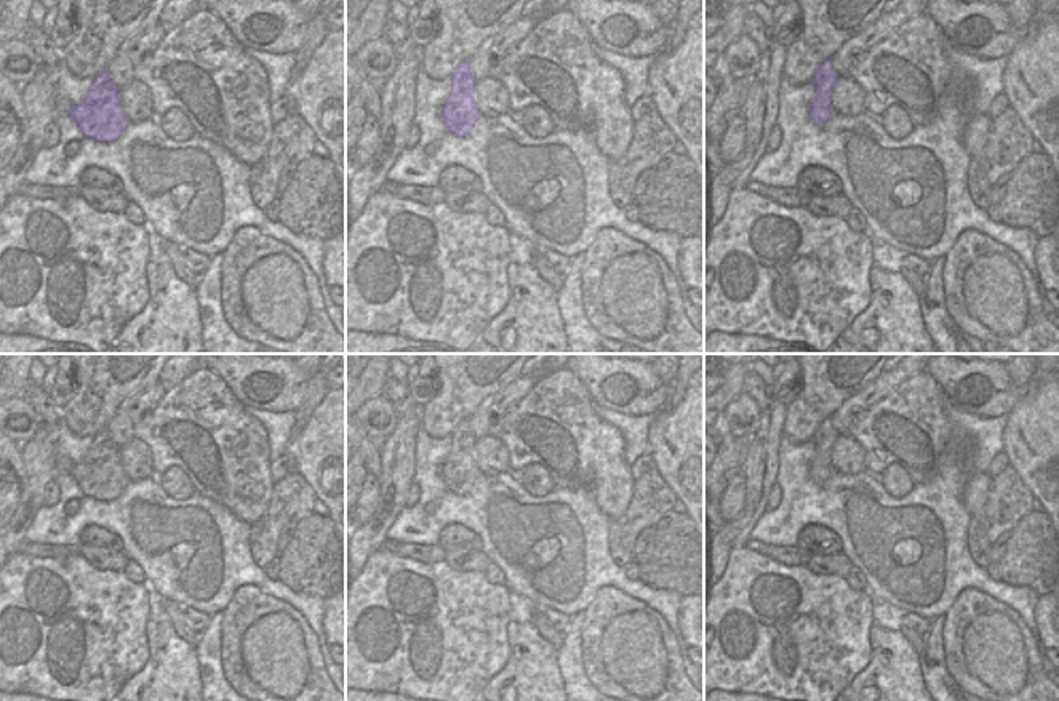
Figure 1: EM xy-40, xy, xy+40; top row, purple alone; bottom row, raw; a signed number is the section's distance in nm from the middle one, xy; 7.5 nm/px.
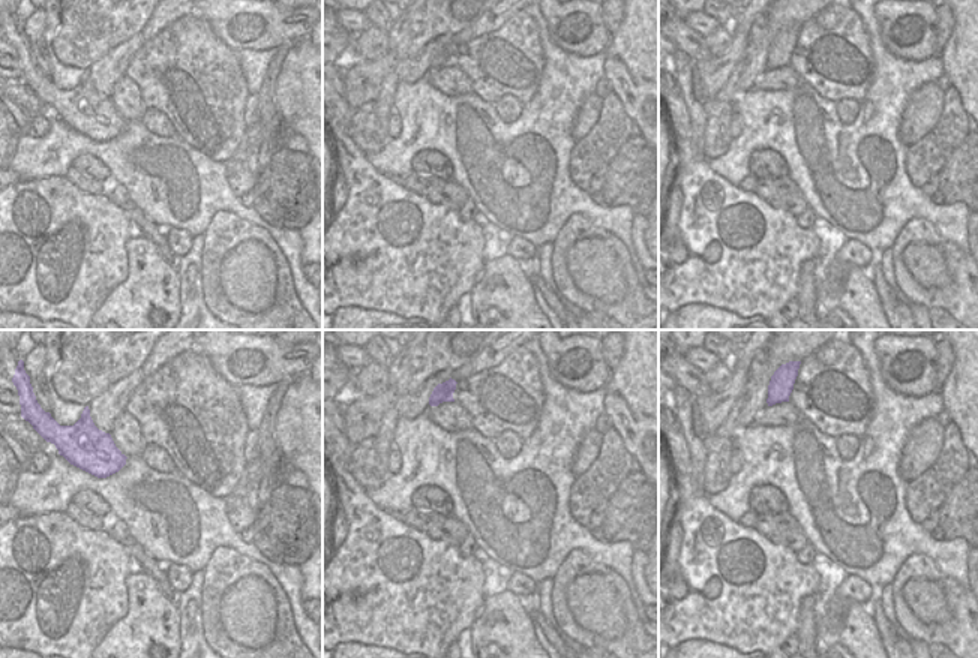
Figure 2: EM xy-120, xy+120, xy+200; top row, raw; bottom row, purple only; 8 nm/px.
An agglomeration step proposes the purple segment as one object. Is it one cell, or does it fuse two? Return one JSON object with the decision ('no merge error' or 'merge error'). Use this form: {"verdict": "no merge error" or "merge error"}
{"verdict": "merge error"}

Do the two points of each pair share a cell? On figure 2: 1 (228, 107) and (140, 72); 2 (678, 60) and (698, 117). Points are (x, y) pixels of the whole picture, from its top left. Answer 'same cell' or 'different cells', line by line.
1: same cell
2: same cell

